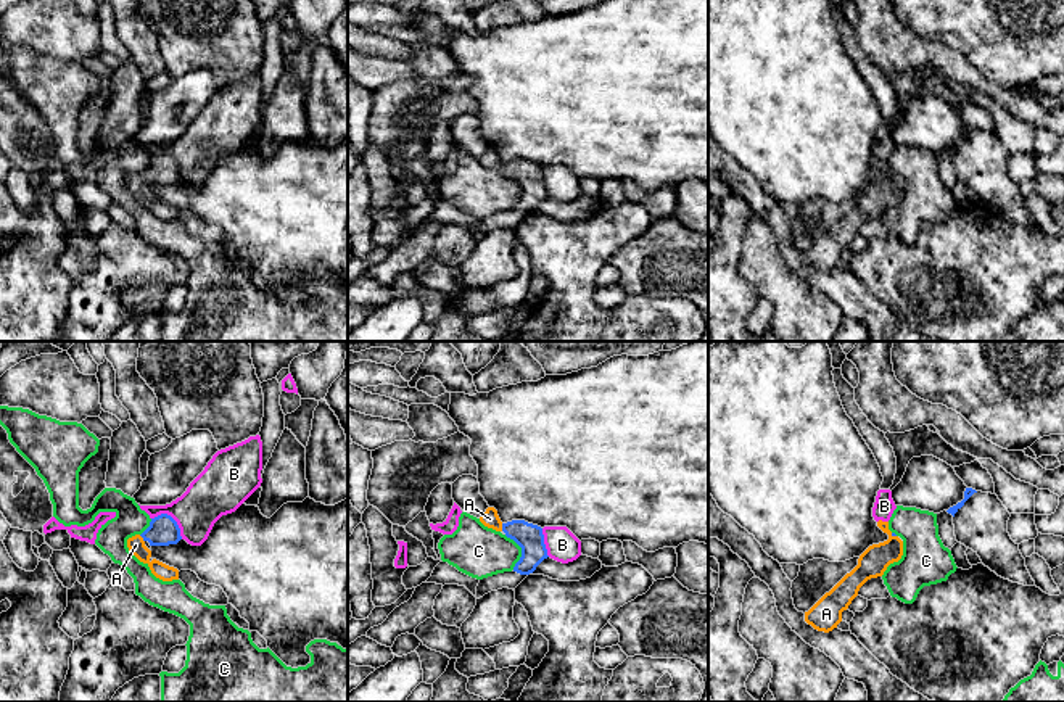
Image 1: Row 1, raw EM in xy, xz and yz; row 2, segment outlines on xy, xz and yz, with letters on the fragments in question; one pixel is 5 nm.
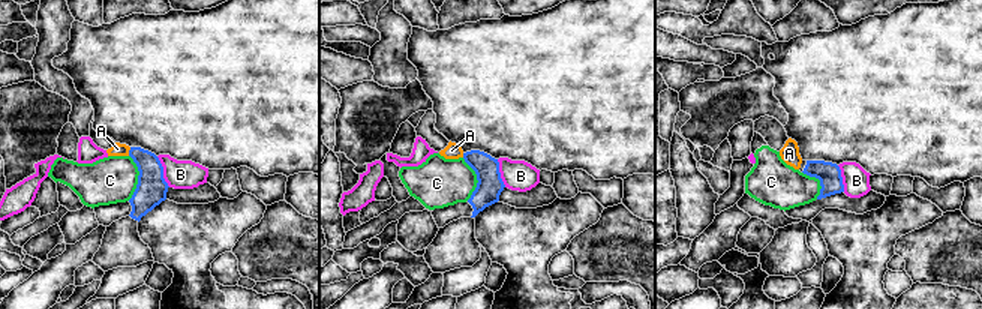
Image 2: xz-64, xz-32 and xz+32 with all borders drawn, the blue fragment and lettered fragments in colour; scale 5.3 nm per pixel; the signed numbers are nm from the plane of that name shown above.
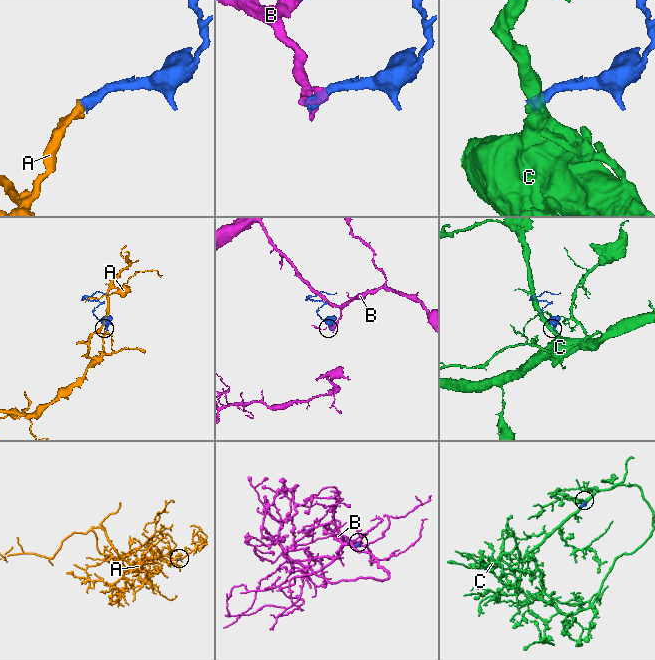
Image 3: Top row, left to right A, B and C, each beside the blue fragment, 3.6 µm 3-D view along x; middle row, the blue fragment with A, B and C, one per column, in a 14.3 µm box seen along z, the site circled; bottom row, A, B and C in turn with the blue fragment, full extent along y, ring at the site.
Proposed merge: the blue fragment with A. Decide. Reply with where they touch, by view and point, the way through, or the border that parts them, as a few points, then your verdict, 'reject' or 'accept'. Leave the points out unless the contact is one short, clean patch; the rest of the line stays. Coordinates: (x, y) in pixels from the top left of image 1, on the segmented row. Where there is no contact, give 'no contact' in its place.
xz (503, 527) | across xz (528, 536), (519, 530), (503, 527), (490, 519) | accept

